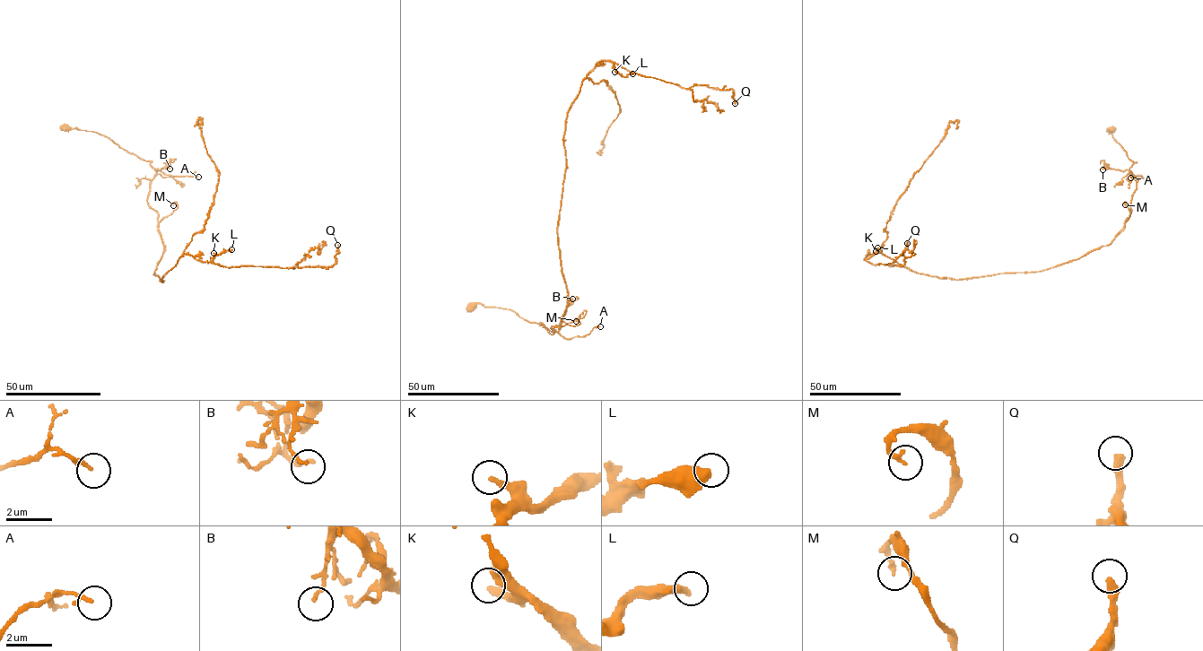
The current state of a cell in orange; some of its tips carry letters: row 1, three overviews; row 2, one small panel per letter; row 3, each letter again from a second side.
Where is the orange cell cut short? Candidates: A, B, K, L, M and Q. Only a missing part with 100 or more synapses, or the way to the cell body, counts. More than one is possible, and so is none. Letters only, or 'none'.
none

